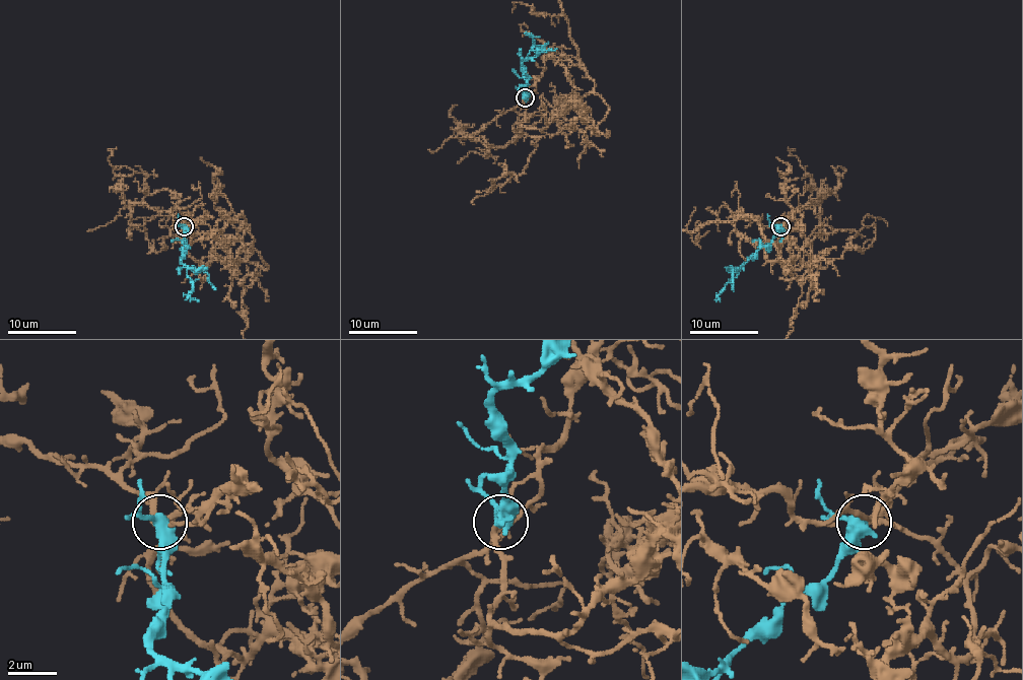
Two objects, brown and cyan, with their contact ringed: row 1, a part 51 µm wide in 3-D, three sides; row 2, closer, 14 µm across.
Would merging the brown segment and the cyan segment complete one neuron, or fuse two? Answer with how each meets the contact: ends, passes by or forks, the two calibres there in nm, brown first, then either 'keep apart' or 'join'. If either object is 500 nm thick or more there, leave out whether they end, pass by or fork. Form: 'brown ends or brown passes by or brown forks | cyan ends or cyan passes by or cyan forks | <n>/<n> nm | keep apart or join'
brown forks | cyan passes by | 200/480 nm | join

